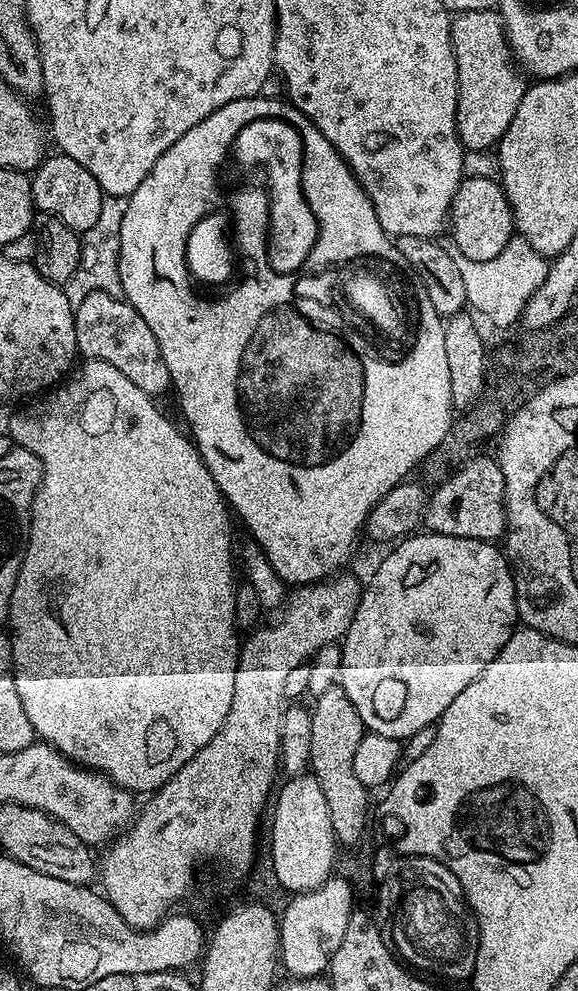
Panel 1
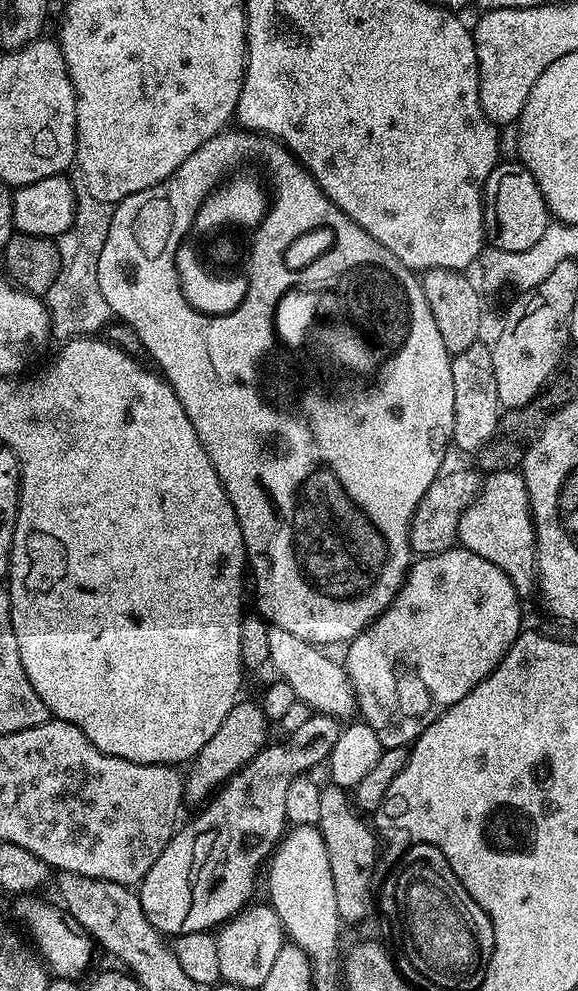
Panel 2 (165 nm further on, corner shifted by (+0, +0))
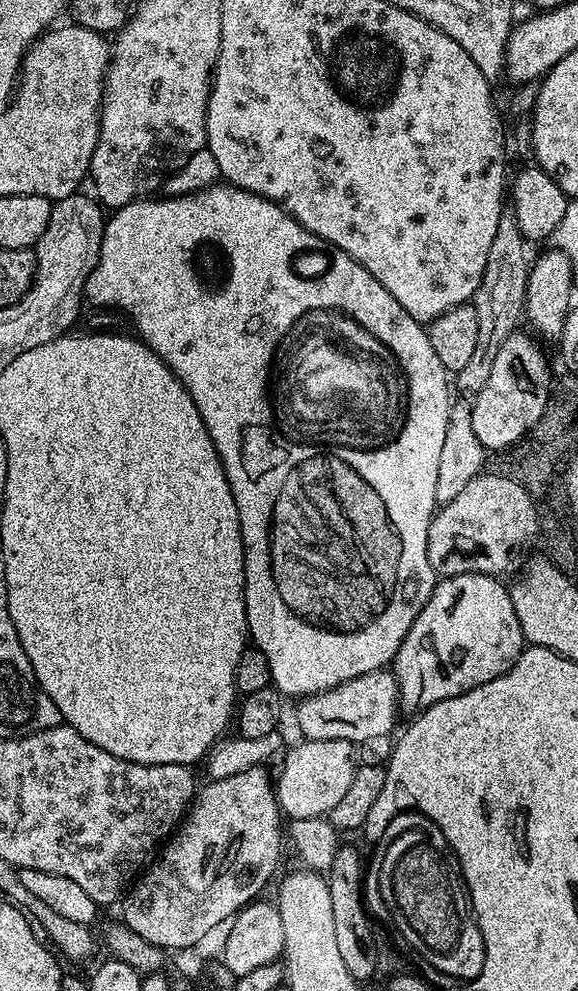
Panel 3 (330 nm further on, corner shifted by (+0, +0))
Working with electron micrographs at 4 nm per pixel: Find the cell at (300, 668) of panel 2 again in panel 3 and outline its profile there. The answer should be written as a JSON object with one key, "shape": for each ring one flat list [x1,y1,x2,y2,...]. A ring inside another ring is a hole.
{"shape":[[388,670,350,678,337,688,303,697,297,704,296,724,304,740,344,739,353,746,386,735,396,724,396,712,401,711,396,677]]}

